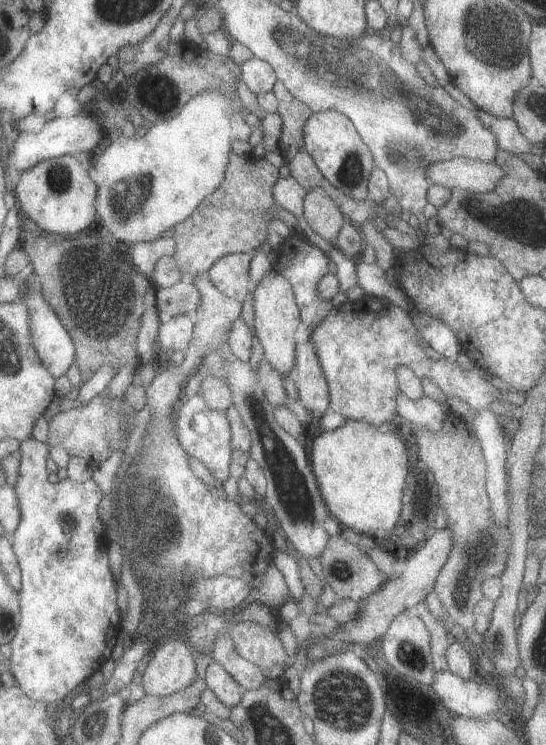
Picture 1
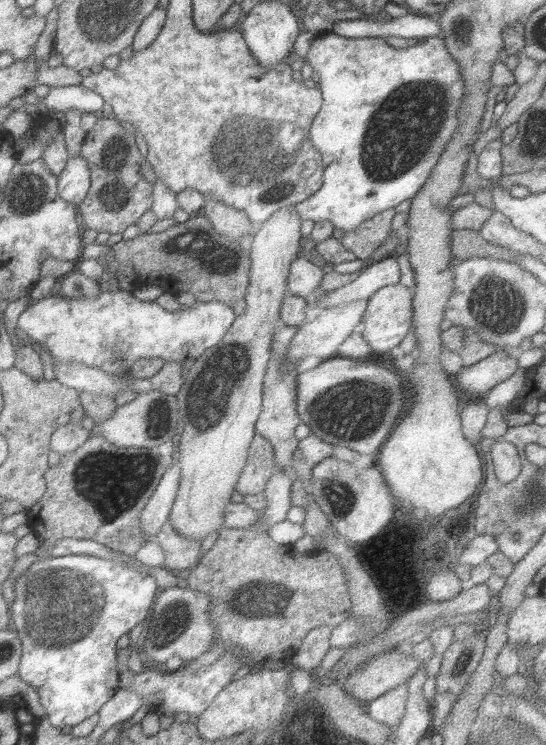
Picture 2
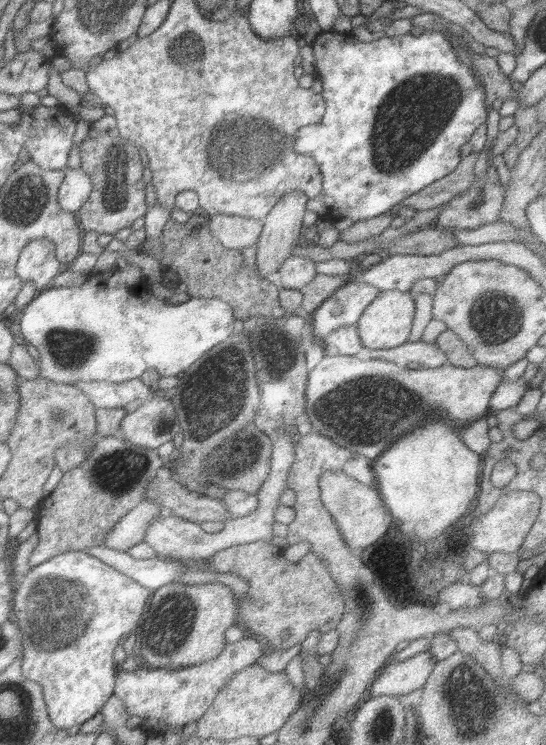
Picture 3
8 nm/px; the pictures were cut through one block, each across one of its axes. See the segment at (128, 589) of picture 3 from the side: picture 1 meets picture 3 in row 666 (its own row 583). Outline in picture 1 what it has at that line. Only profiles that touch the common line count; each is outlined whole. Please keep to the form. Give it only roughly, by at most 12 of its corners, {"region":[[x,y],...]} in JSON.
{"region":[[21,442],[11,674],[63,702],[121,642],[105,492]]}

